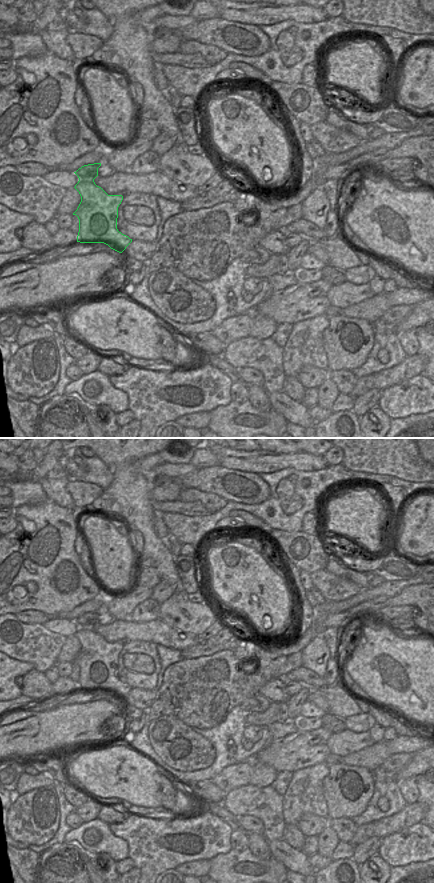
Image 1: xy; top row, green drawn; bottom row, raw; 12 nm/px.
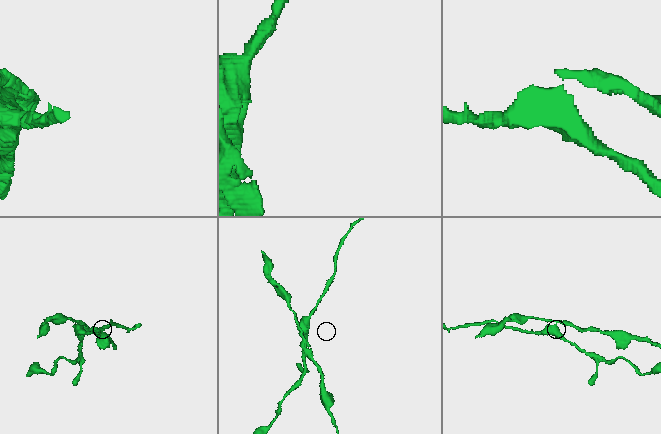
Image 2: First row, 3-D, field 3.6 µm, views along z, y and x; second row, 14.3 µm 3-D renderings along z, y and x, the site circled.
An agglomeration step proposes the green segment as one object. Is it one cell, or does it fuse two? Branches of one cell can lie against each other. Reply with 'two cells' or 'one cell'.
two cells

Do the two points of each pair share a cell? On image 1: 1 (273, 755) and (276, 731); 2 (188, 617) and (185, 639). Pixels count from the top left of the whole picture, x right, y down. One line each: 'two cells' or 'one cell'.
1: two cells
2: two cells

